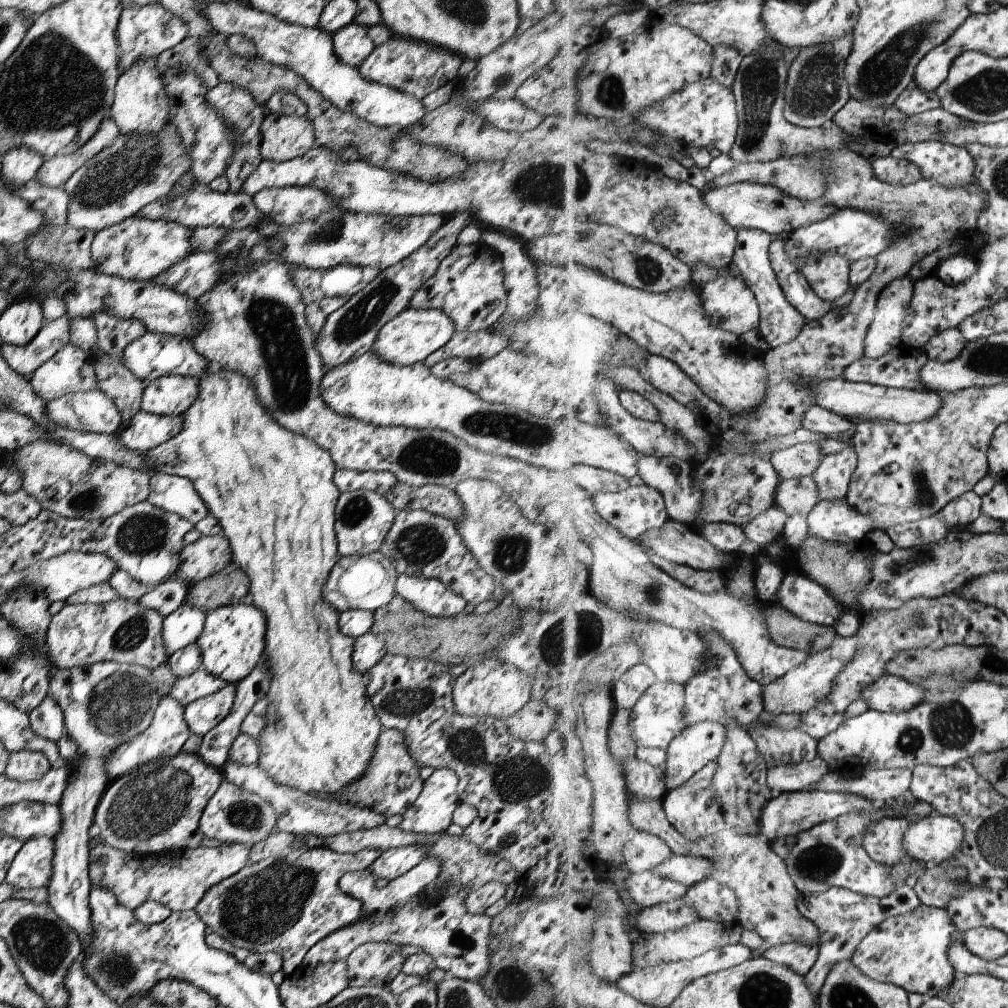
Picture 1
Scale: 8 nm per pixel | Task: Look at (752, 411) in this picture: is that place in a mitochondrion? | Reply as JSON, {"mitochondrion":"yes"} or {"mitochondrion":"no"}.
{"mitochondrion":"no"}

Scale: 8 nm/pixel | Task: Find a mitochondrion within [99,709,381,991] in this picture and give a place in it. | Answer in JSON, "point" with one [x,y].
{"point":[257,910]}

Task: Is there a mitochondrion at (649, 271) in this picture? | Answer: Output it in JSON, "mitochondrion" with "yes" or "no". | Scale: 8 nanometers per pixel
{"mitochondrion":"yes"}

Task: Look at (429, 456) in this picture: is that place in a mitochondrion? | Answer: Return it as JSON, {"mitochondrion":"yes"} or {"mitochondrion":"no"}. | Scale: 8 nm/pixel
{"mitochondrion":"yes"}

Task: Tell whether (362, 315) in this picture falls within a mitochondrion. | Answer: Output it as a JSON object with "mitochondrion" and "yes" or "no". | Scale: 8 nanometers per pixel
{"mitochondrion":"yes"}

